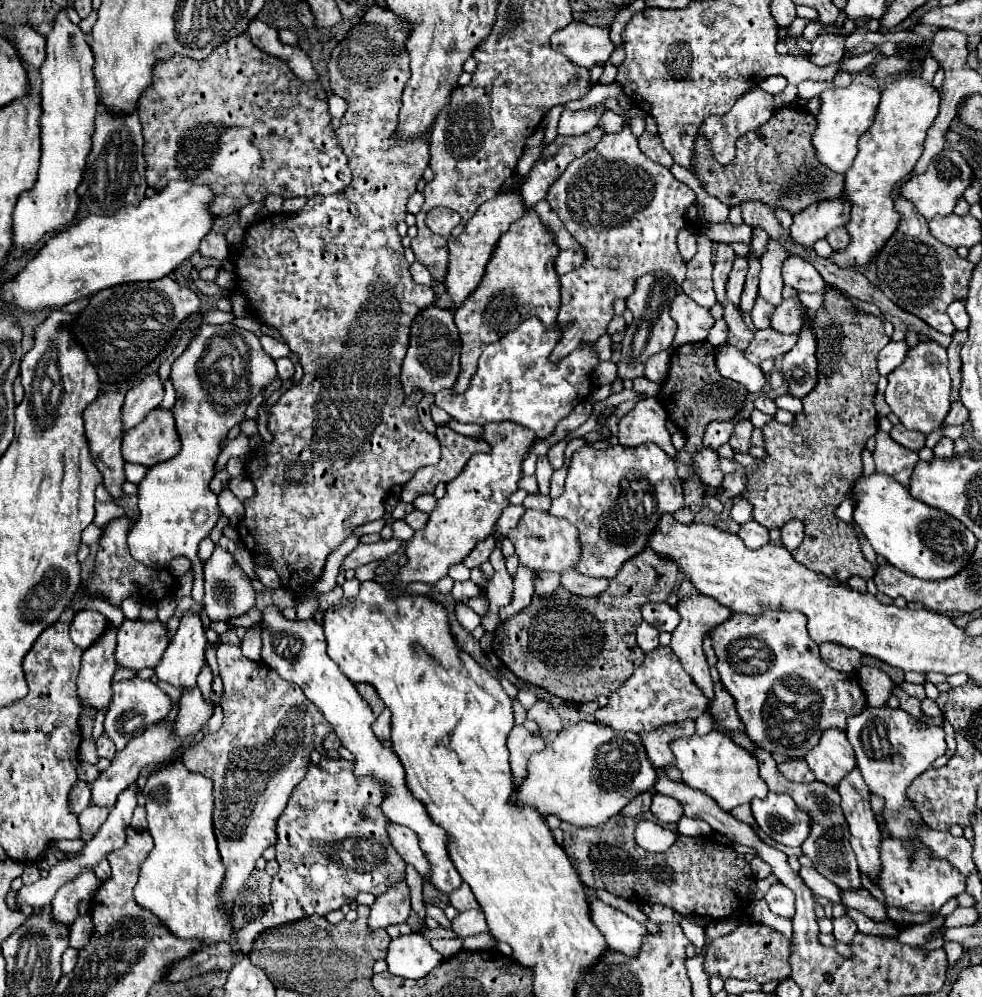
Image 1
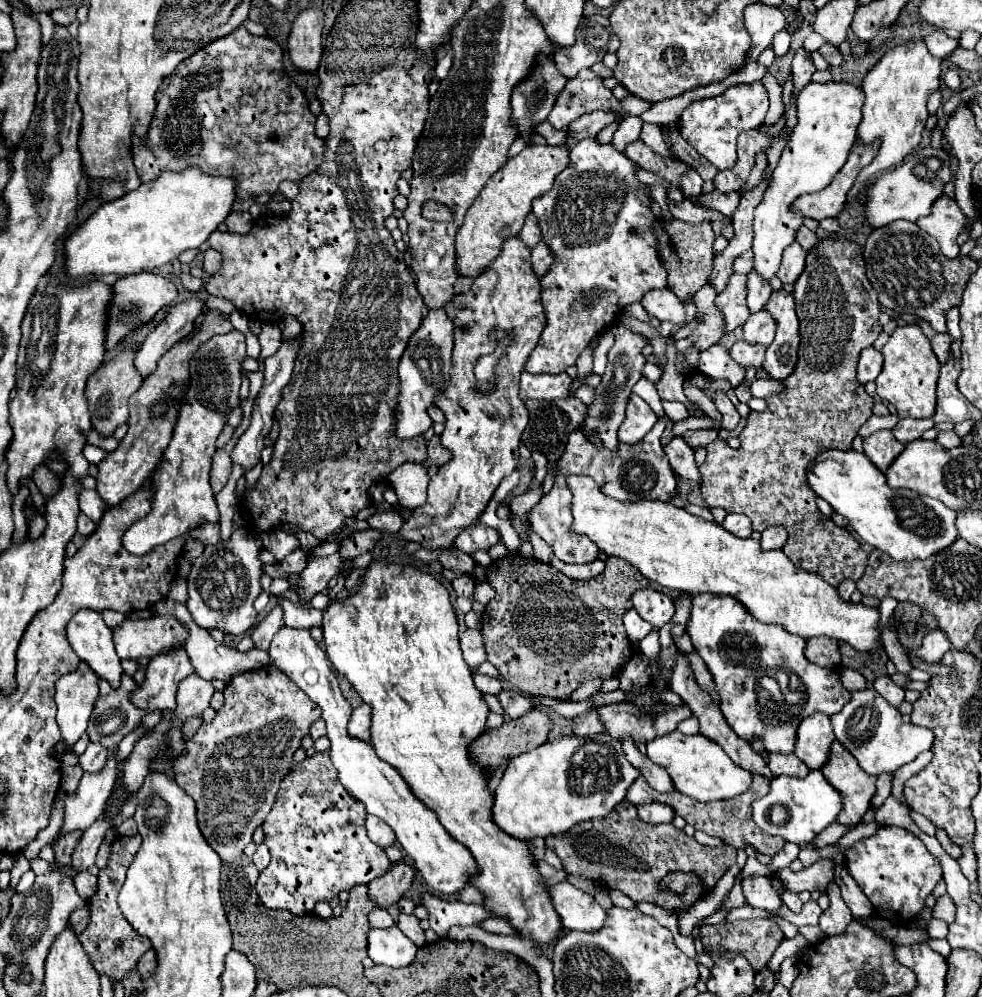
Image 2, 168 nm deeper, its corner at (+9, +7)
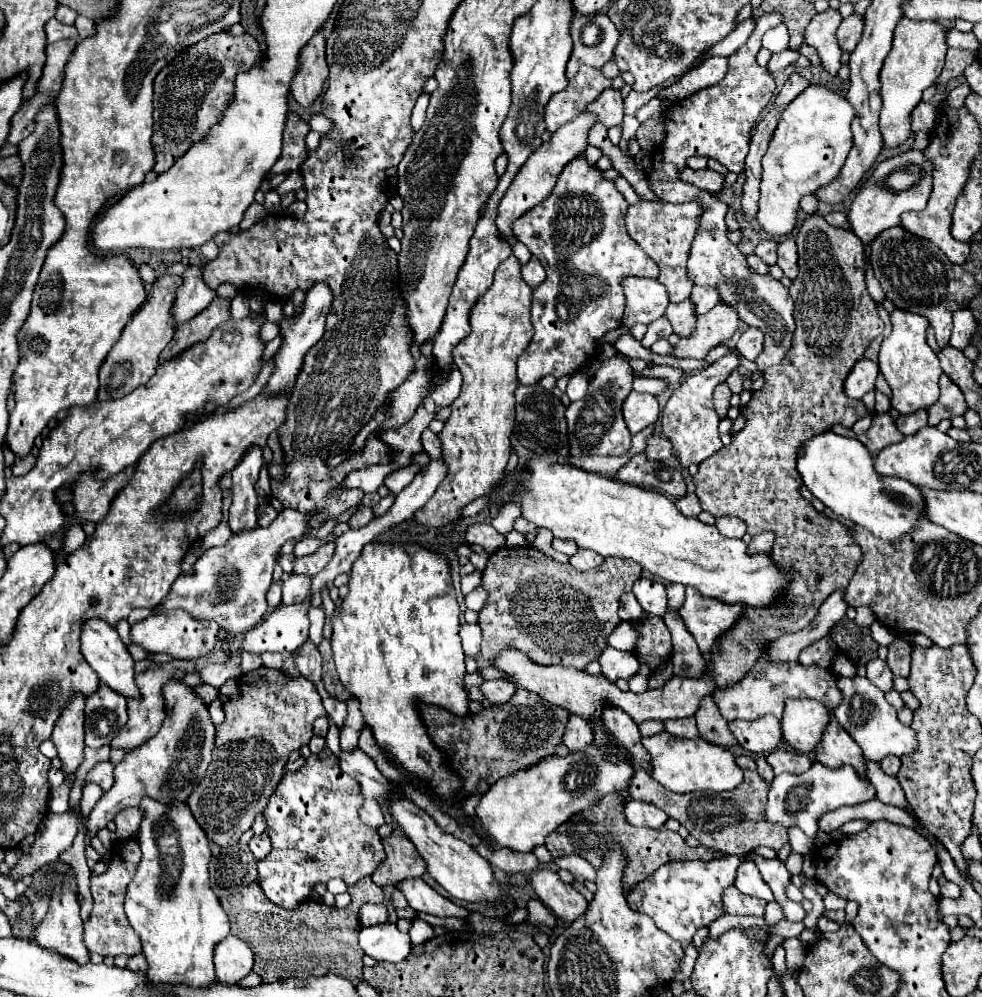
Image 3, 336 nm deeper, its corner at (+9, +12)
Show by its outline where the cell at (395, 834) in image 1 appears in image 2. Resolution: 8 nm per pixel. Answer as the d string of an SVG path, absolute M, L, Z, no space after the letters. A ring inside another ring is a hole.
M367 817L365 821L367 827L367 835L379 845L379 847L389 847L395 845L395 833L391 831L391 827L387 823L383 823L379 817Z

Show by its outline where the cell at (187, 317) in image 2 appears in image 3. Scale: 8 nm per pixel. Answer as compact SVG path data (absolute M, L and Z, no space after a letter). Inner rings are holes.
M189 266L189 270L183 274L183 284L179 286L175 302L171 306L171 316L175 326L195 318L211 304L213 298L215 292L203 282L199 266Z

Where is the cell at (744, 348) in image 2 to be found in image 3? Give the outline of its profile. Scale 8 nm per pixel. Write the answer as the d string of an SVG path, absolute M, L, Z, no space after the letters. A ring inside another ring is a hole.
M731 350L727 356L713 362L711 368L705 368L703 372L697 372L697 374L689 376L685 382L681 382L681 386L667 400L667 404L663 408L663 416L661 416L661 426L663 426L663 434L671 440L673 450L683 468L687 468L693 462L701 464L705 458L709 458L711 454L721 450L723 444L719 440L719 432L717 432L719 416L715 414L711 394L713 394L715 386L725 382L725 378L739 366L739 358L741 358L741 354L737 350Z

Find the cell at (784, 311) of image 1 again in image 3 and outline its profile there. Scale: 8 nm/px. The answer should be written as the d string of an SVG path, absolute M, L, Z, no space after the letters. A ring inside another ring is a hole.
M749 326L743 334L741 334L741 338L739 338L739 342L737 342L737 350L743 354L743 358L747 358L747 360L755 360L757 356L759 356L759 352L763 350L763 332L759 330L759 328L755 328L755 326Z

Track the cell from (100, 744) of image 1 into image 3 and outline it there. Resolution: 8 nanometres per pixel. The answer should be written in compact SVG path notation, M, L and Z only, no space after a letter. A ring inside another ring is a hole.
M103 760L97 762L89 772L87 772L87 780L95 782L105 790L109 790L113 786L113 762L111 760Z

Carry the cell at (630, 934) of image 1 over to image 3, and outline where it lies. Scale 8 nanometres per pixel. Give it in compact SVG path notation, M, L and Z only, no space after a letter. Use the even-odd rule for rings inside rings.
M537 870L531 876L531 886L535 888L541 902L563 922L571 924L583 916L589 908L585 896L573 886L565 884L553 870Z

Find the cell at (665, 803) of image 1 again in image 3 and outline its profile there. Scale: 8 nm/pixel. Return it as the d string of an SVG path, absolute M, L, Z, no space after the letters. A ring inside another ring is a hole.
M629 800L625 804L625 816L627 816L627 822L631 822L635 826L649 826L649 828L661 828L669 818L657 806L651 806L651 804L639 802L639 800Z

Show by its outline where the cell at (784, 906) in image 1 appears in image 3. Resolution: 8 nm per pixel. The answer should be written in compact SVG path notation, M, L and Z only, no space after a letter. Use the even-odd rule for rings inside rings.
M749 860L741 862L737 876L735 876L735 888L741 890L743 894L749 894L749 896L755 896L755 898L761 898L767 902L773 900L773 892L767 886L767 882L761 878L757 864L749 862Z

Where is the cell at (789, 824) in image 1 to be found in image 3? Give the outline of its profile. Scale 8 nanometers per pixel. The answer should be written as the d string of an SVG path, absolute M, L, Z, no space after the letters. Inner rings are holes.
M813 762L813 766L803 772L803 774L779 774L775 776L769 796L767 796L767 806L765 806L765 820L769 824L777 824L783 828L801 828L811 840L815 840L819 832L819 818L827 812L833 812L841 806L855 806L865 800L871 800L875 796L875 788L859 780L855 770L851 766L843 768L827 768L821 766L819 762Z

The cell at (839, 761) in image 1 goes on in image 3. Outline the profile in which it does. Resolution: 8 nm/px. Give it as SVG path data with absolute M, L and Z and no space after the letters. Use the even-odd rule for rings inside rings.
M787 700L783 712L783 738L797 752L809 754L821 742L831 714L815 700Z

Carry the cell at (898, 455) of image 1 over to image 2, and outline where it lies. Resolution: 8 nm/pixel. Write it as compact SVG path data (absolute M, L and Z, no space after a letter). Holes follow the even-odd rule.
M877 431L863 439L863 453L873 461L879 471L887 471L893 459L903 451L903 443L899 443L891 431Z

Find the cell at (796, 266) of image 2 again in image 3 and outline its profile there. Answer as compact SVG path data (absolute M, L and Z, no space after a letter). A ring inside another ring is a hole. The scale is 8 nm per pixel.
M783 238L779 240L779 248L777 248L777 264L781 266L783 274L787 278L795 278L797 276L797 246L793 238Z

